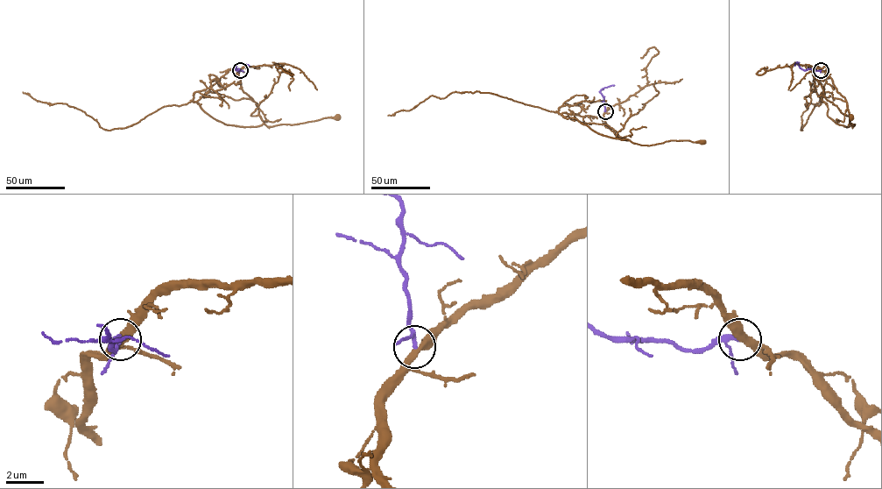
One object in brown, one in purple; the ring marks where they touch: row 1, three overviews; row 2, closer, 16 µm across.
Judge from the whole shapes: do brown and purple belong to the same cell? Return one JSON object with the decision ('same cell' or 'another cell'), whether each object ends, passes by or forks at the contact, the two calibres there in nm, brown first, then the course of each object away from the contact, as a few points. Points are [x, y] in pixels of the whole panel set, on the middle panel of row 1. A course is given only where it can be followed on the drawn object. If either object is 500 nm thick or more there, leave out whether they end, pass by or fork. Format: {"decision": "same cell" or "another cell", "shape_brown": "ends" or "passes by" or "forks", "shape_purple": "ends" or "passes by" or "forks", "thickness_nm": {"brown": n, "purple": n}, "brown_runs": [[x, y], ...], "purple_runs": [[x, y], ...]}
{"decision": "same cell", "shape_brown": "passes by", "shape_purple": "passes by", "thickness_nm": {"brown": 380, "purple": 170}, "brown_runs": [[605, 111], [603, 119], [605, 125], [617, 136], [632, 143], [651, 145], [671, 140], [703, 142]], "purple_runs": [[605, 111], [603, 98], [599, 91], [614, 85]]}

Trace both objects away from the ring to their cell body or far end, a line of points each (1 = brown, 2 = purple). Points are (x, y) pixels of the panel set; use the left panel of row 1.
1: (240, 70), (237, 75), (240, 87), (257, 103), (259, 116), (267, 126), (338, 117)
2: (240, 70), (234, 68), (238, 62), (249, 65)

